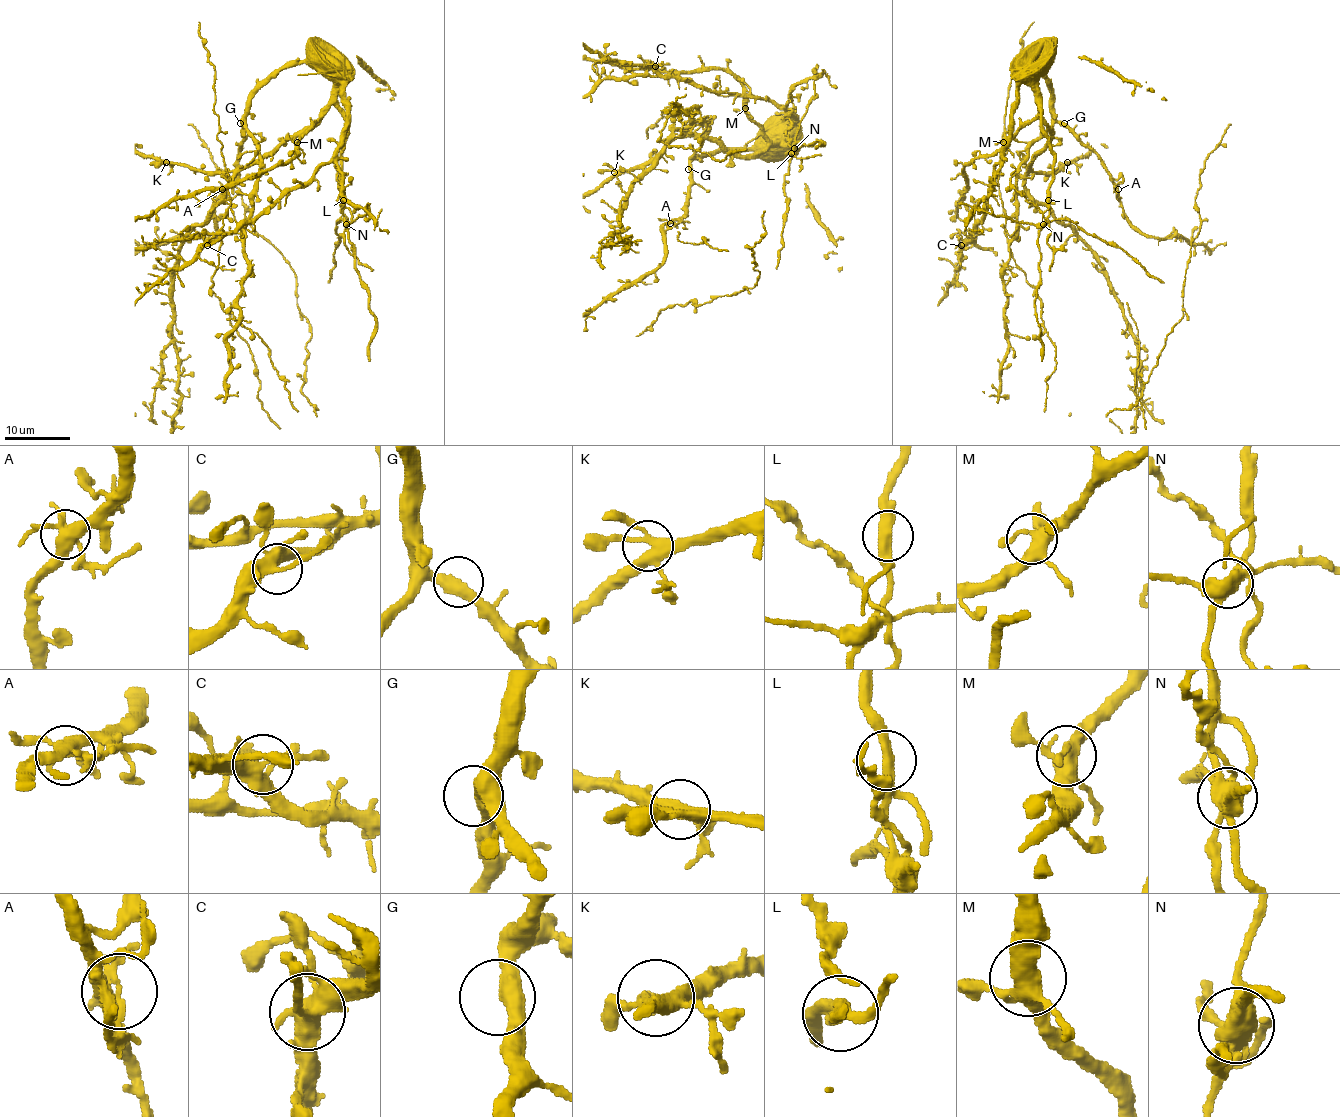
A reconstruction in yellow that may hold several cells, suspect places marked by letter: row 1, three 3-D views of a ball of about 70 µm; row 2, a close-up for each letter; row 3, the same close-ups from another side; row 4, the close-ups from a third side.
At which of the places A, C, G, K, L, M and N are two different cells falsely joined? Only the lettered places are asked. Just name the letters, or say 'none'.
A, L, N

